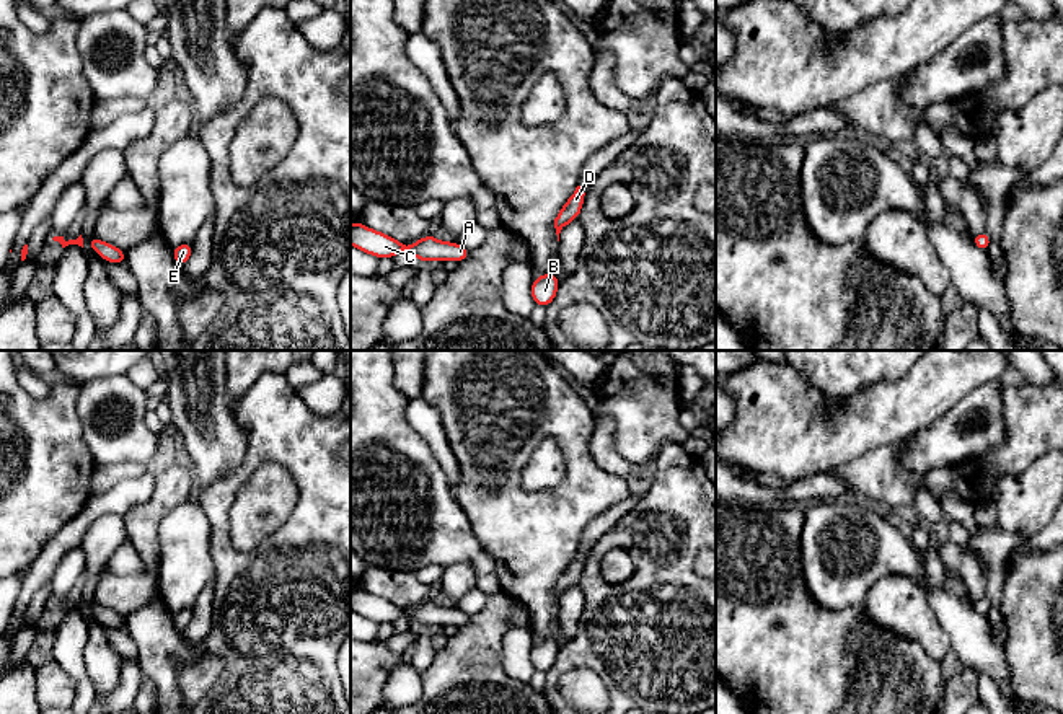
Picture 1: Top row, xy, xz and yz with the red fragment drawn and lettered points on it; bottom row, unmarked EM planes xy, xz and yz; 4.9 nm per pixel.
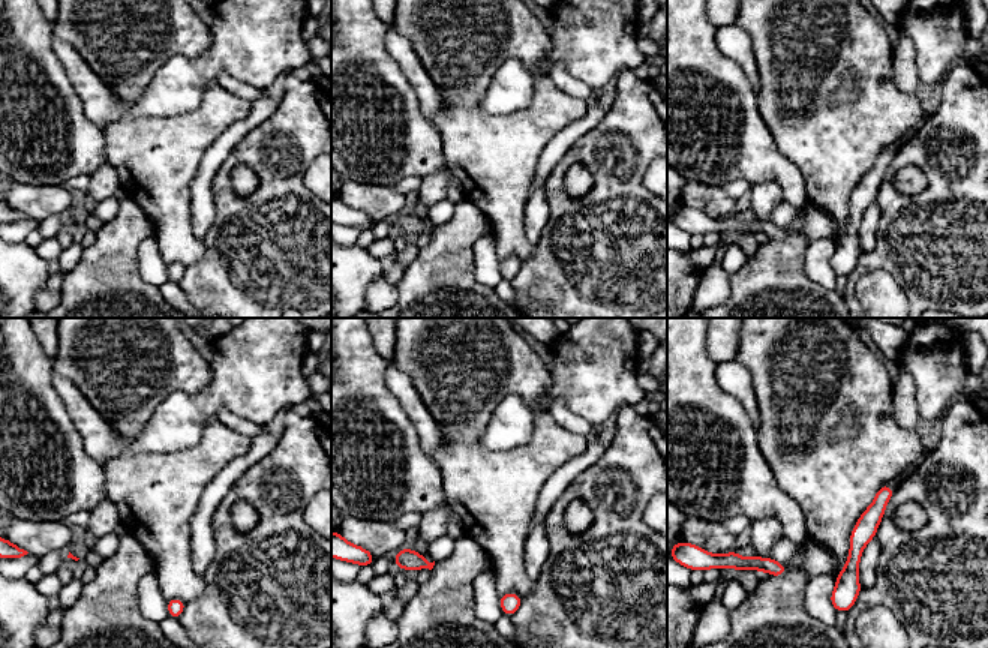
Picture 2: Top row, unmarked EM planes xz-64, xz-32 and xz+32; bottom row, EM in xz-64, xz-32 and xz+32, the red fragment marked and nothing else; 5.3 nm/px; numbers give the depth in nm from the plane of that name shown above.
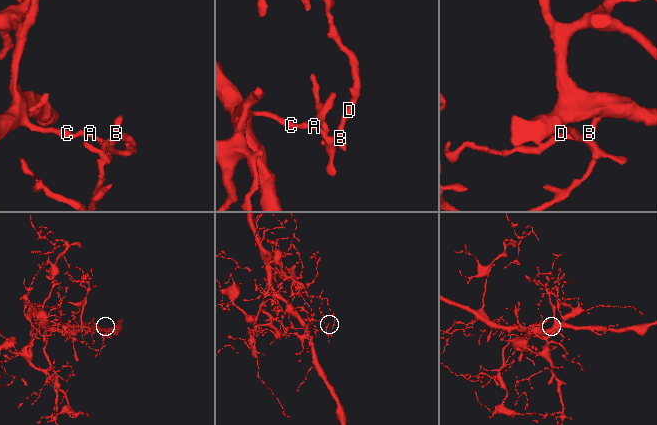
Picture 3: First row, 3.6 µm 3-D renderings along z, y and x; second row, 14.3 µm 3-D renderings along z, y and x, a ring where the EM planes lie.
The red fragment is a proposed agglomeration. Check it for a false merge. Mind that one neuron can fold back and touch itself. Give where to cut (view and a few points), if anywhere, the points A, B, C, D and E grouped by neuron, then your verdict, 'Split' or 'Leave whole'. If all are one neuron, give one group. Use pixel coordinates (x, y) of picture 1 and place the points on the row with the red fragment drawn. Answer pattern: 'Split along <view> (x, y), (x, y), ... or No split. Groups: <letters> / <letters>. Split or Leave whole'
No split. Groups: A B C D E. Leave whole

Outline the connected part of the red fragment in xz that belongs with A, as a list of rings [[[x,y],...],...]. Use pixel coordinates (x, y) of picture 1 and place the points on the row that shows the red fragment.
[[[351,223],[351,245],[357,249],[373,254],[378,259],[382,258],[395,258],[403,249],[408,249],[419,261],[448,261],[455,259],[457,262],[466,261],[470,258],[470,251],[453,243],[443,243],[435,240],[432,235],[426,235],[422,240],[412,245],[403,245],[395,238],[370,230],[364,223]]]

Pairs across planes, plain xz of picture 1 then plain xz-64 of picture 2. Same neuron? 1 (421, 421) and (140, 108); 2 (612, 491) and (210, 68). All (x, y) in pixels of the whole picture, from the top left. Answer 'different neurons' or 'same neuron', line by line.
1: same neuron
2: different neurons

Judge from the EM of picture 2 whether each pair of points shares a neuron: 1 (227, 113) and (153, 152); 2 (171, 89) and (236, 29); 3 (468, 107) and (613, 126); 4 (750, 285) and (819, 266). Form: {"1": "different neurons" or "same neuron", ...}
{"1": "same neuron", "2": "same neuron", "3": "different neurons", "4": "different neurons"}

